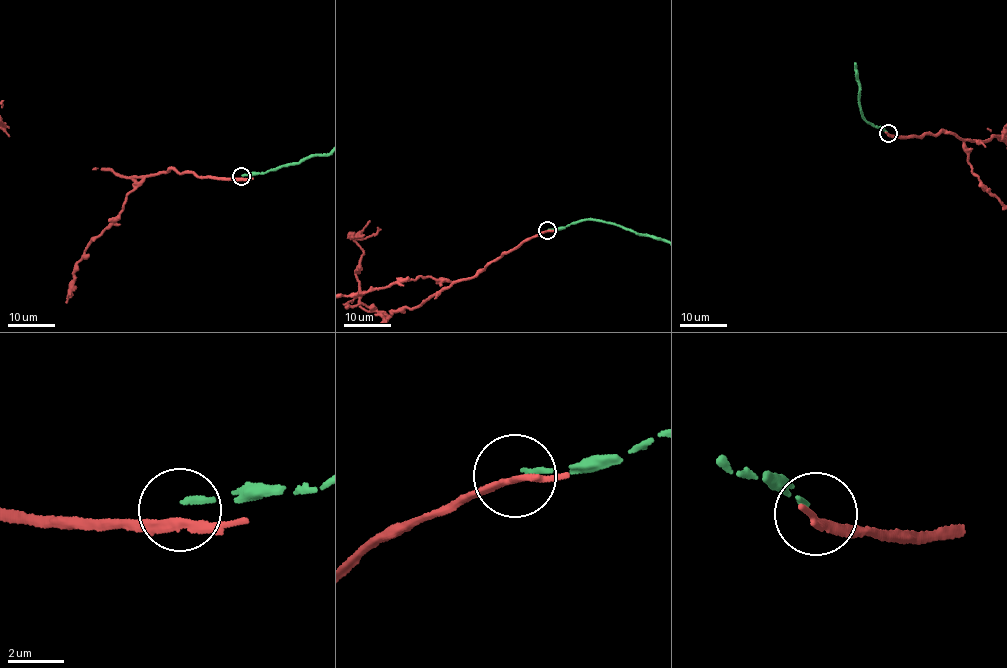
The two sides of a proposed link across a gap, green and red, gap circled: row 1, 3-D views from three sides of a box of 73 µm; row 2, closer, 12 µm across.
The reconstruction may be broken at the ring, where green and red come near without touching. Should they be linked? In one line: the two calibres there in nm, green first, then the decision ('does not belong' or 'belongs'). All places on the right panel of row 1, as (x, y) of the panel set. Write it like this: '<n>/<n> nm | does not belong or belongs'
190/280 nm | does not belong

